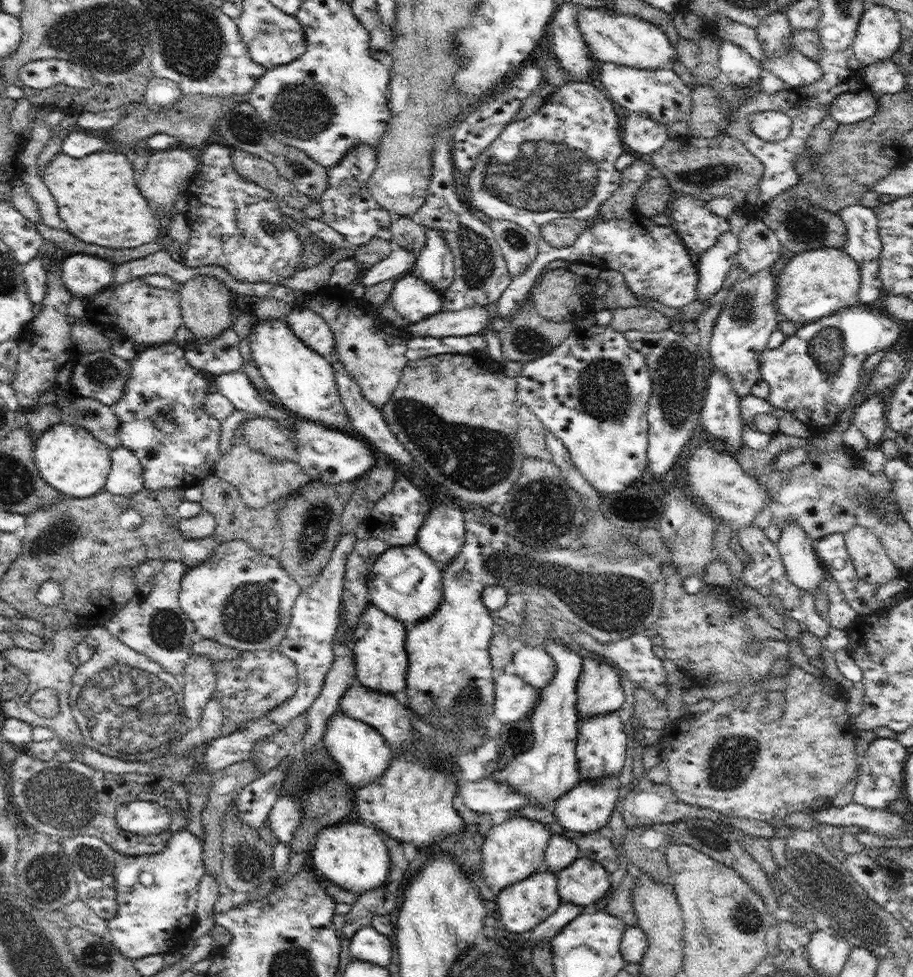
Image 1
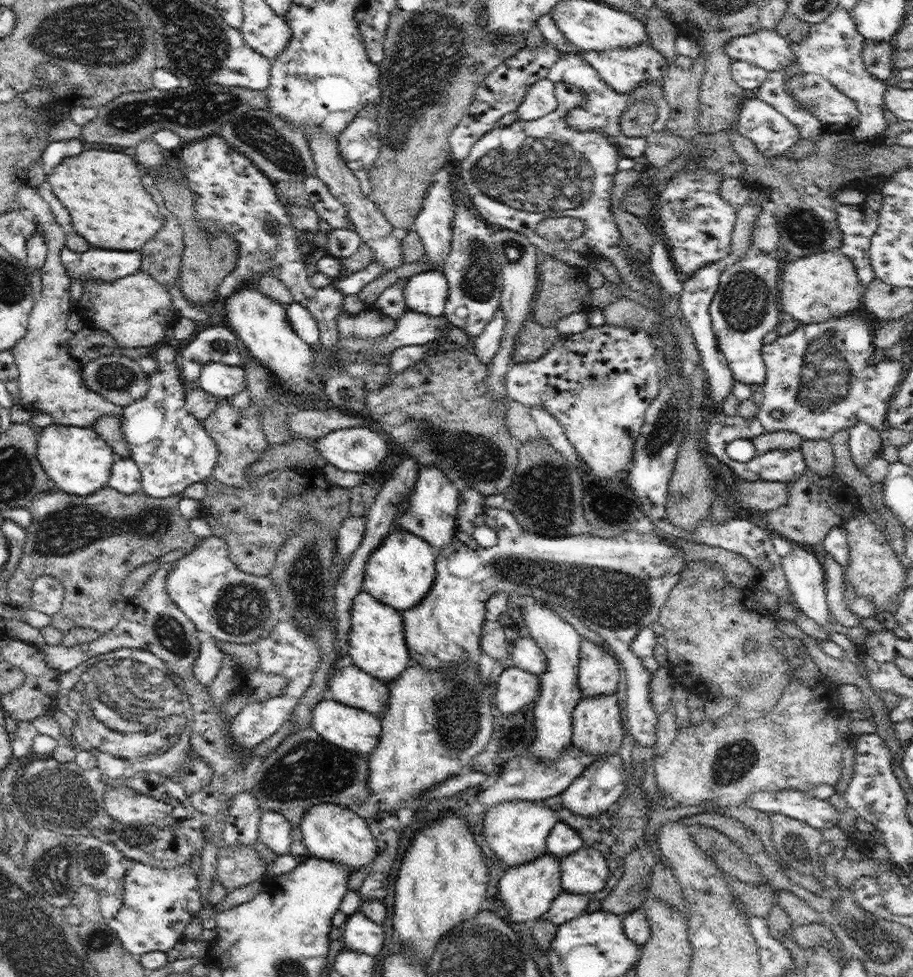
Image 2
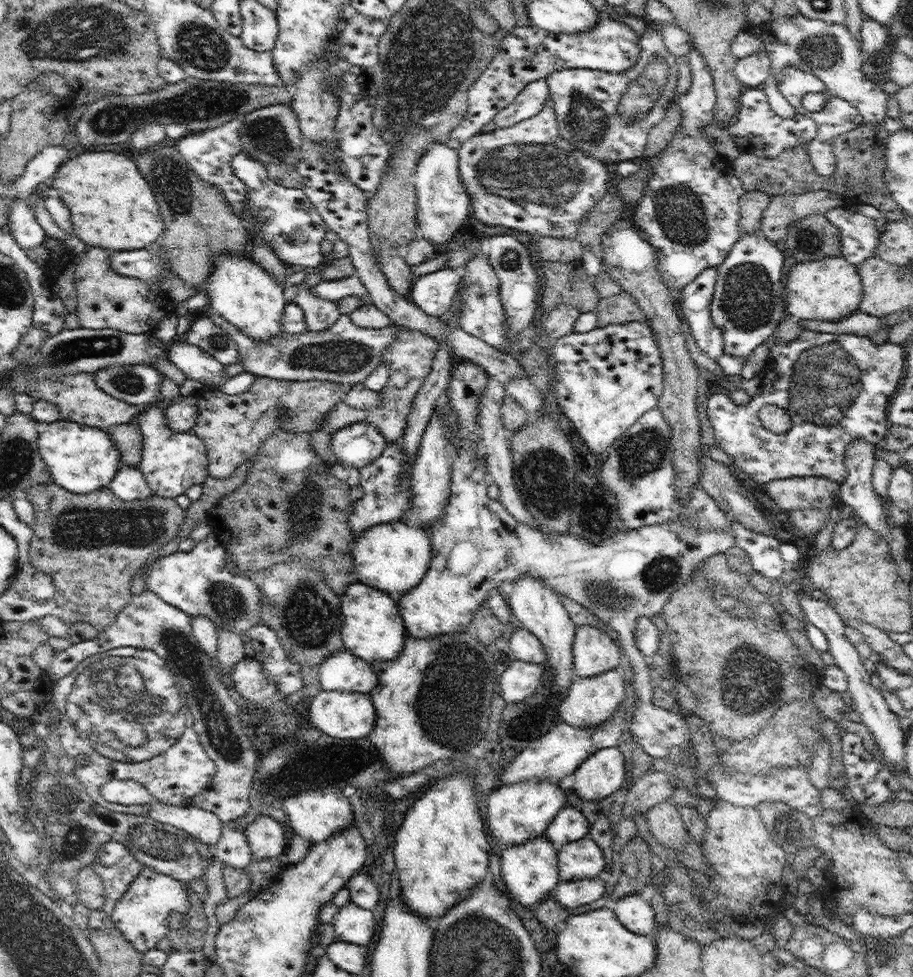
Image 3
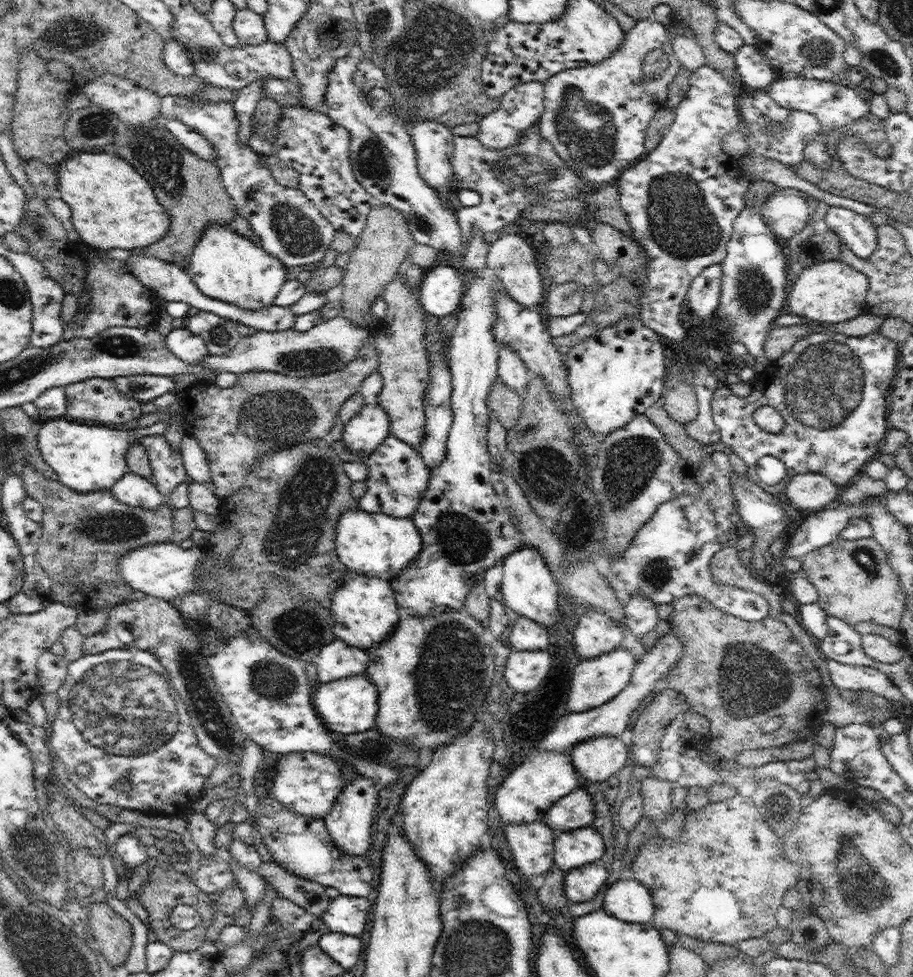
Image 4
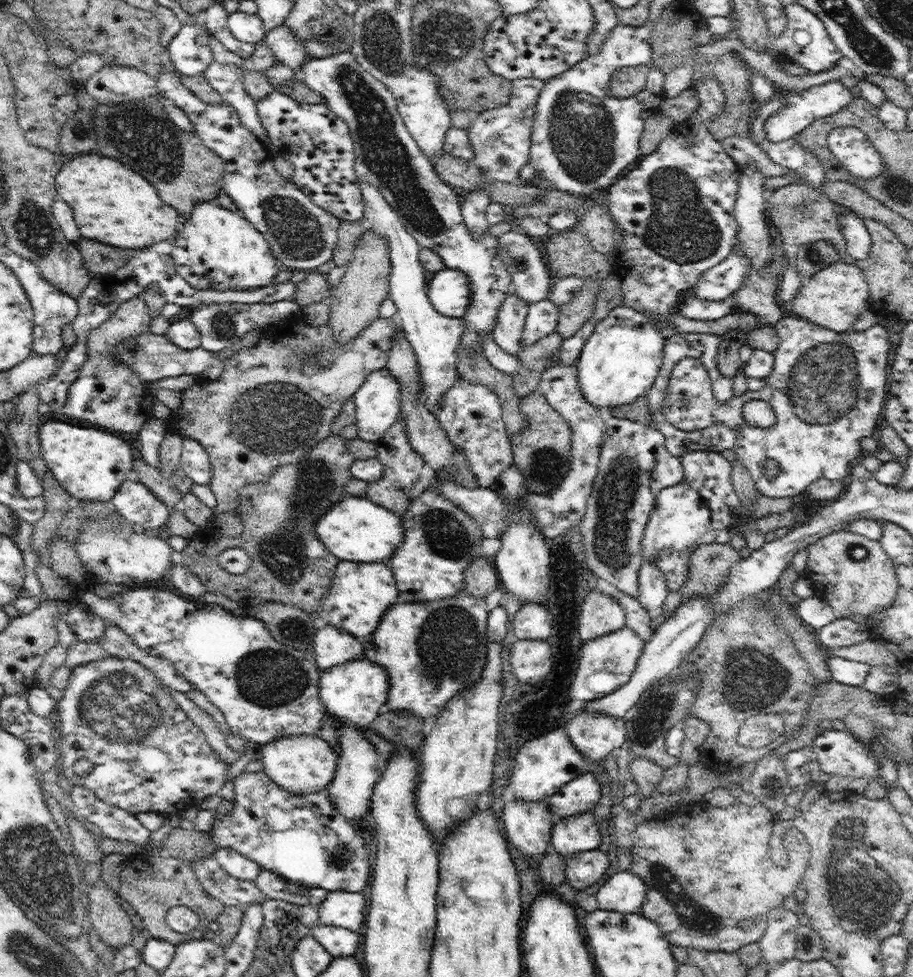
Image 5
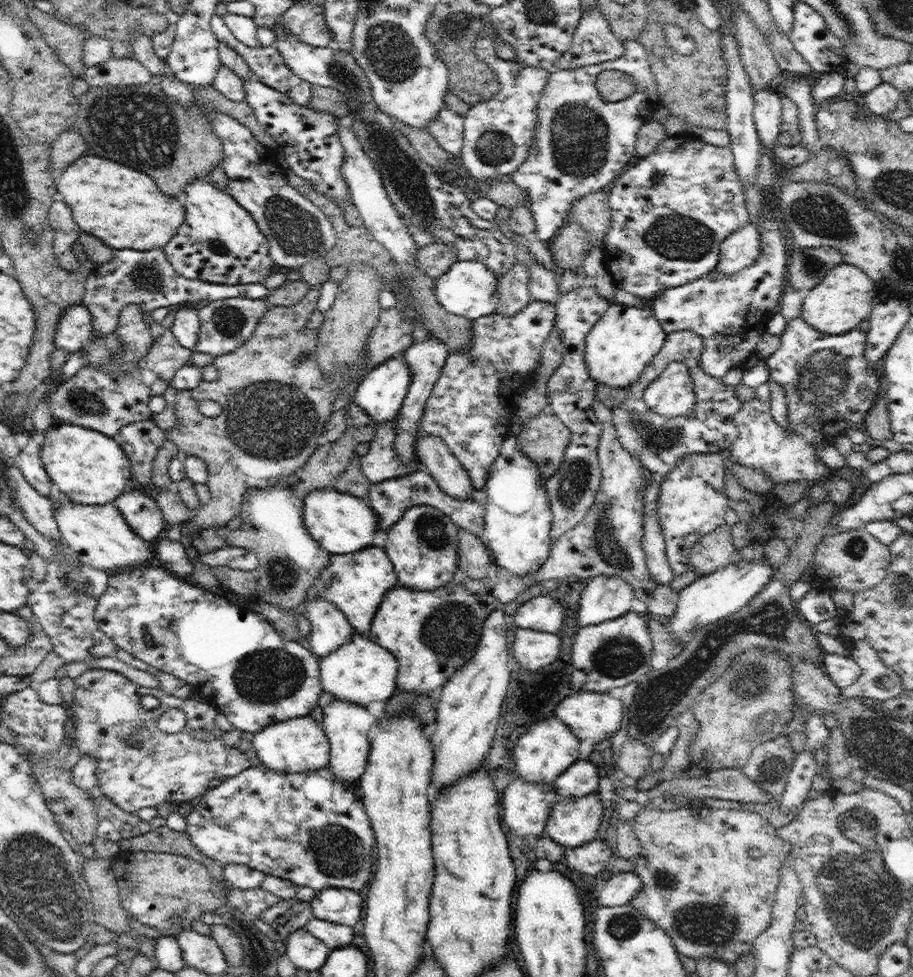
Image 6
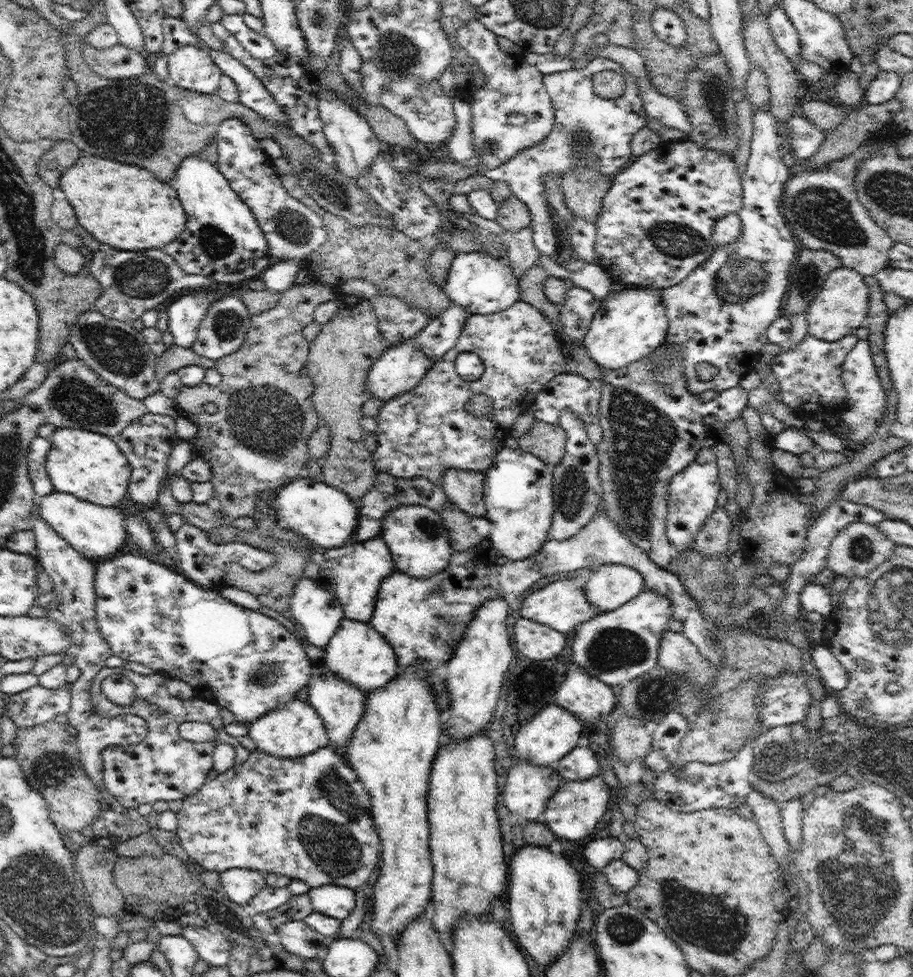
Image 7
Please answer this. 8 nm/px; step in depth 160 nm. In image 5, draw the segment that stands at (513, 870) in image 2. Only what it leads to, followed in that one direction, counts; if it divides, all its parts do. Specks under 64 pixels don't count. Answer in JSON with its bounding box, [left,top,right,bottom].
[502,801,552,856]

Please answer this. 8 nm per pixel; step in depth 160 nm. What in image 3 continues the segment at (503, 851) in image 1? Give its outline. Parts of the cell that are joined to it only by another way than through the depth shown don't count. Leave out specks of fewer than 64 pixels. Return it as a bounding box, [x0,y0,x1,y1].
[486,778,565,852]

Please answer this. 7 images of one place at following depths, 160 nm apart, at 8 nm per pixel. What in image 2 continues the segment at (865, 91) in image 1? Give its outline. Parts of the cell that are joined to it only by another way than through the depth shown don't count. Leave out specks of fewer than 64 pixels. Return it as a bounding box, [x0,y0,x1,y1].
[786,73,861,134]

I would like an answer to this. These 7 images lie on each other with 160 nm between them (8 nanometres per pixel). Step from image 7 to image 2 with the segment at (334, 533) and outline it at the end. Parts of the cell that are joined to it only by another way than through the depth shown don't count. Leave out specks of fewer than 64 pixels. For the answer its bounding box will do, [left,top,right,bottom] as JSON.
[363,527,437,610]

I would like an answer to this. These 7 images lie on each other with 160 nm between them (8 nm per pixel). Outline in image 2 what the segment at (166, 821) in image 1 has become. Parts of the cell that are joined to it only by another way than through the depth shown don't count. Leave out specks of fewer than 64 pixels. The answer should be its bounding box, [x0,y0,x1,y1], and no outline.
[57,648,214,829]

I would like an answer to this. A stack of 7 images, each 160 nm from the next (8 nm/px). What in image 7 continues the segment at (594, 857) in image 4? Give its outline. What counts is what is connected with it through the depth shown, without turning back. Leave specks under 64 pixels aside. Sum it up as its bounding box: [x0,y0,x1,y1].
[541,775,614,840]

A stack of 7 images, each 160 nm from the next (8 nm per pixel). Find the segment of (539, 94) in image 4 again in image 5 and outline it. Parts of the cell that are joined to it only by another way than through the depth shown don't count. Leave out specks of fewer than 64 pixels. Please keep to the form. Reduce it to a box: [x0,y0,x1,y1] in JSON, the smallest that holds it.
[468,78,545,182]

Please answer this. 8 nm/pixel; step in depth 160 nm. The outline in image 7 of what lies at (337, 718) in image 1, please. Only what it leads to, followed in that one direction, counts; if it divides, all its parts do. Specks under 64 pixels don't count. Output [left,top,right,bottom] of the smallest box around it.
[322,617,400,691]

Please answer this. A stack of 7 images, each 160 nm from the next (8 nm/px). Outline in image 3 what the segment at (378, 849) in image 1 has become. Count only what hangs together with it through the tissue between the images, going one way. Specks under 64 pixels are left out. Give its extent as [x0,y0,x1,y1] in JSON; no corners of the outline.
[280,784,355,846]

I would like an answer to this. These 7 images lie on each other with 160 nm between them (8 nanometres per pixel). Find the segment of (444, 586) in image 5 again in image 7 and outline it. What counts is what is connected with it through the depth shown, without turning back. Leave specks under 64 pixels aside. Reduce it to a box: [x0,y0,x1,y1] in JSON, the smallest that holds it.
[380,504,453,578]

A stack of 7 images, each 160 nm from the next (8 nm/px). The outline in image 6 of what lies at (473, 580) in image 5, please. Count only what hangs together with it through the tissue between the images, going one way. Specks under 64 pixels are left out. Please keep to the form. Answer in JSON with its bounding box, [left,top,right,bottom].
[457,528,493,579]

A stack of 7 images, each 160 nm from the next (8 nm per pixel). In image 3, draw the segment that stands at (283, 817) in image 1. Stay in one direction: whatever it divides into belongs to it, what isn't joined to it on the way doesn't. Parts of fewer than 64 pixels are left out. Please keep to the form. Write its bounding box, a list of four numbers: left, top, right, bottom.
[245,815,288,859]

